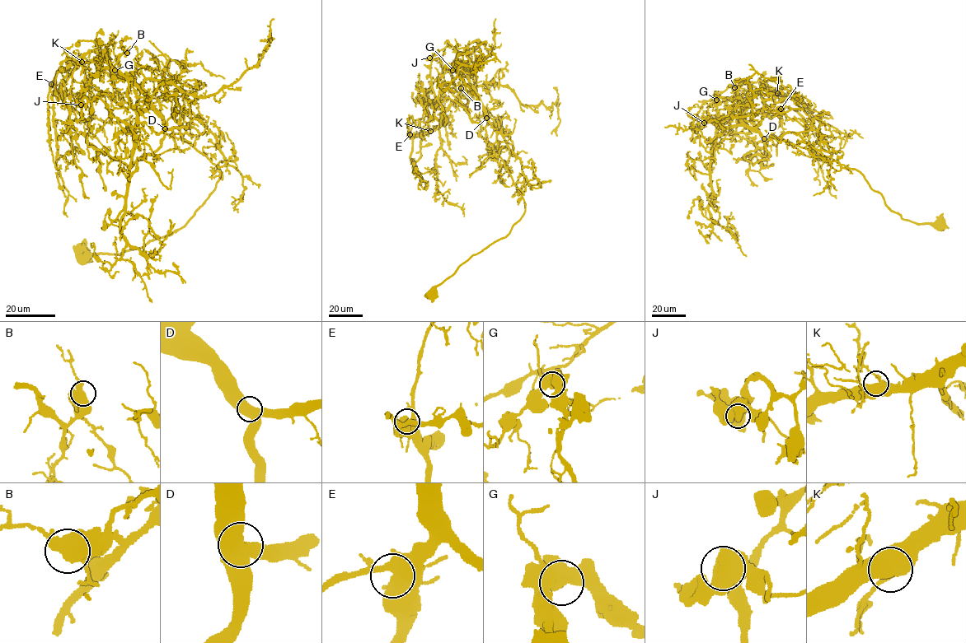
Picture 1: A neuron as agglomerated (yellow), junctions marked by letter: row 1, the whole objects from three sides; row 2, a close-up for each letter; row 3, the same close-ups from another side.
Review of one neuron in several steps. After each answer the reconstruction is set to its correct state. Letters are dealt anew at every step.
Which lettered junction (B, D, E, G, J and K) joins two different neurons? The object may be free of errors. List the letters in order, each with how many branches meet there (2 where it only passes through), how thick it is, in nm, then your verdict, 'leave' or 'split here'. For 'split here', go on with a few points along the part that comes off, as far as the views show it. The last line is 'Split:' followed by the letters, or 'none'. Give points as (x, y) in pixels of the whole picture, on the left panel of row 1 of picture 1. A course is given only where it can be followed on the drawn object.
B: branches 3; calibre 550 nm; leave
D: branches 3; calibre 600 nm; leave
E: branches 3; calibre 500 nm; leave
G: branches 3; calibre 550 nm; leave
J: branches 3; calibre 550 nm; leave
K: branches 3; calibre 600 nm; leave
Split: none

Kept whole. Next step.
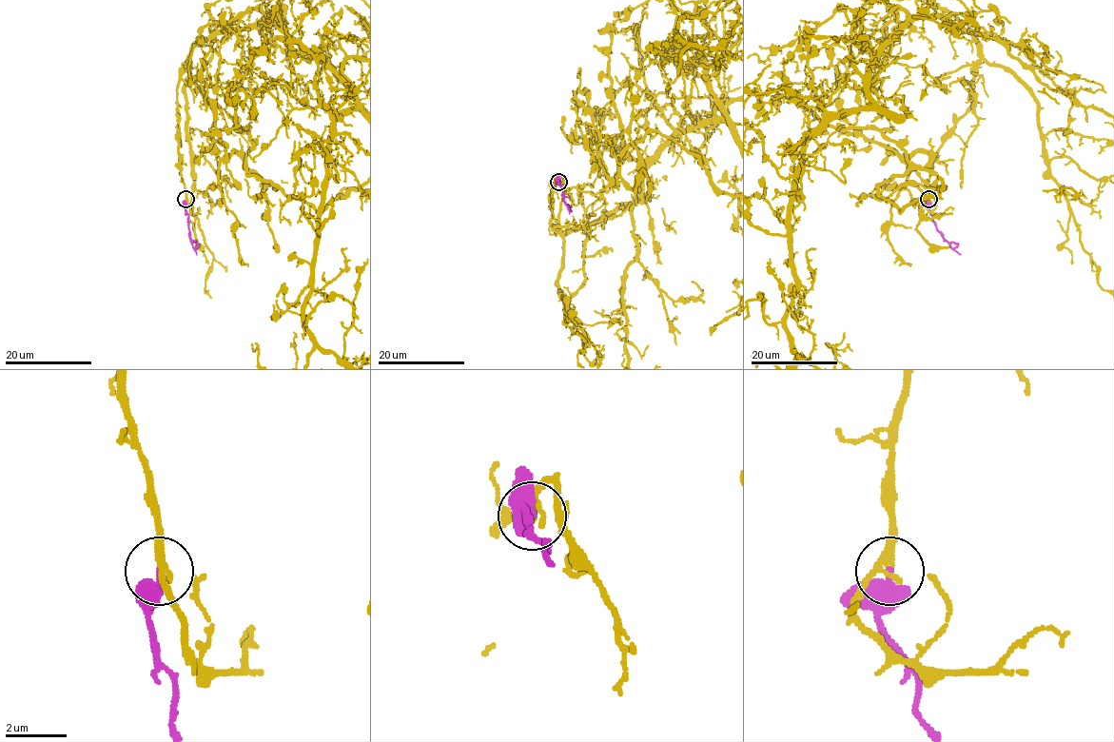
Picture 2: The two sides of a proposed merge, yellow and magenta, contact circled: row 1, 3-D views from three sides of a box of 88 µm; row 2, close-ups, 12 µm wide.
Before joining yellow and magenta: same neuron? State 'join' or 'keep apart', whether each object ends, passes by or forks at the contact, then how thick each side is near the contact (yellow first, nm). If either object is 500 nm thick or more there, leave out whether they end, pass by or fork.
join | yellow forks | magenta ends | 180/420 nm

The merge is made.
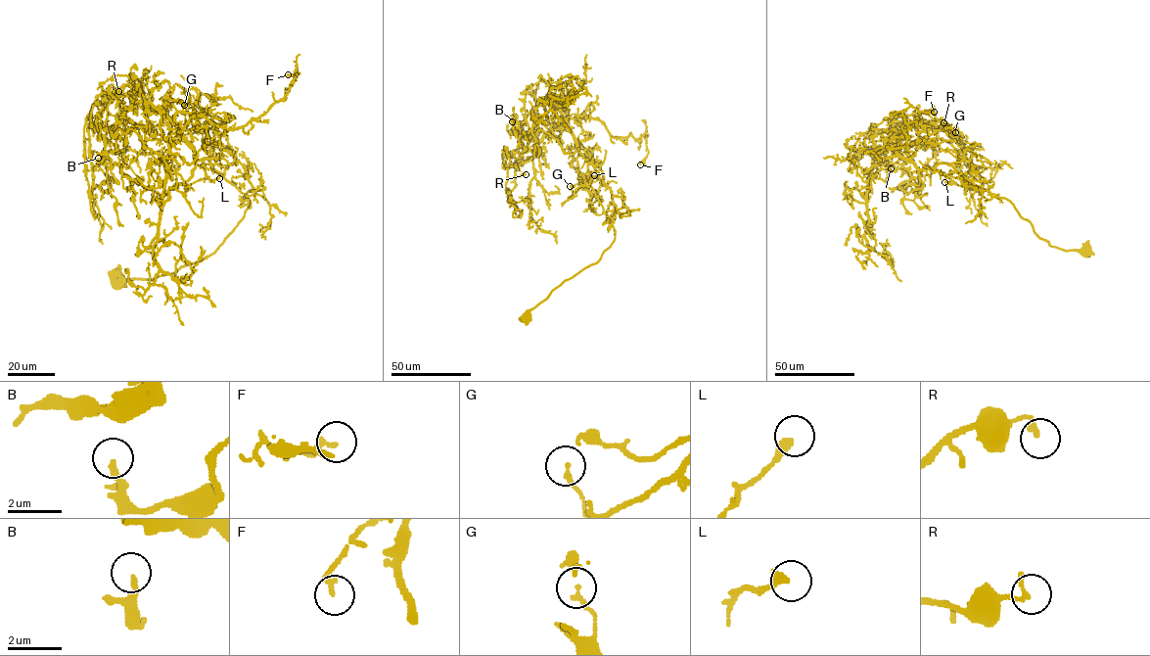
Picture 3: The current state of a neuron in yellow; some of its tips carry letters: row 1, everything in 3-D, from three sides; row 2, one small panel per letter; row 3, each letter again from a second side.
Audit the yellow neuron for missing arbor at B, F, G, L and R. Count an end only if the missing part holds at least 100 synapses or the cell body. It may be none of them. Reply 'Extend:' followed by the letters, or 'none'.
Extend: none

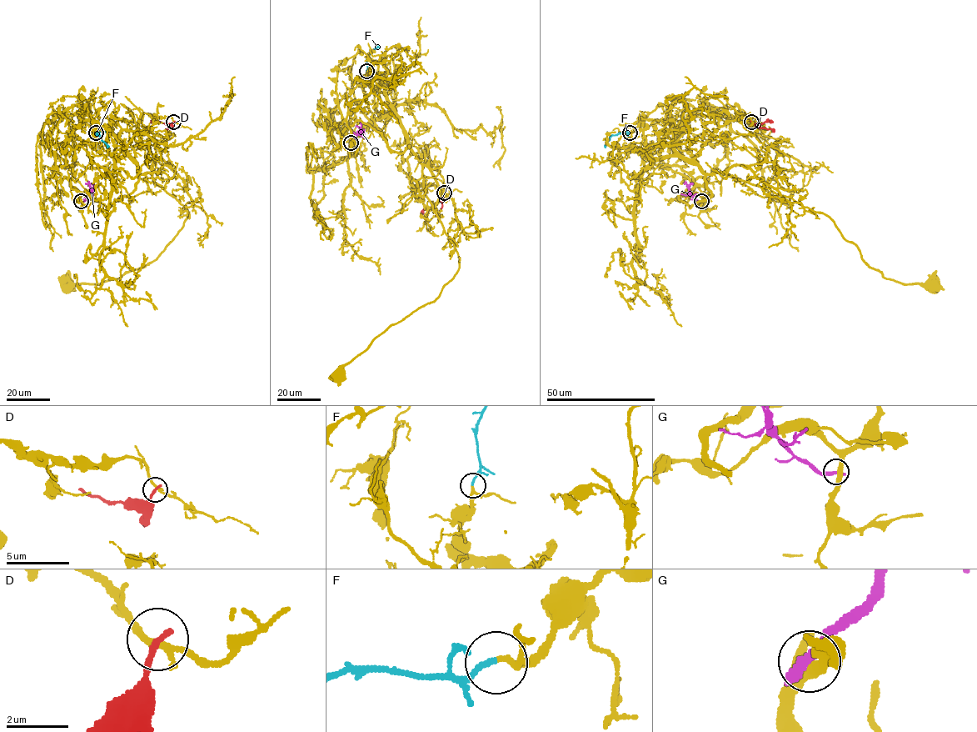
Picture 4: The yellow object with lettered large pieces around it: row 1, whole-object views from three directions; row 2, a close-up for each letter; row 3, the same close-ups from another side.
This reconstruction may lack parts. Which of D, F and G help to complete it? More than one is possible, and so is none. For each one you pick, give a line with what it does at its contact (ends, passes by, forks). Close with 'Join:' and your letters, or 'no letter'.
F: it ends
Join: F

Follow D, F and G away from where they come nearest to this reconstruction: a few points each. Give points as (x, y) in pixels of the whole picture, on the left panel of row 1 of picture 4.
D: (173, 122), (171, 123), (152, 122)
F: (96, 132), (107, 147)
G: (81, 201), (91, 191), (89, 183), (86, 182)

